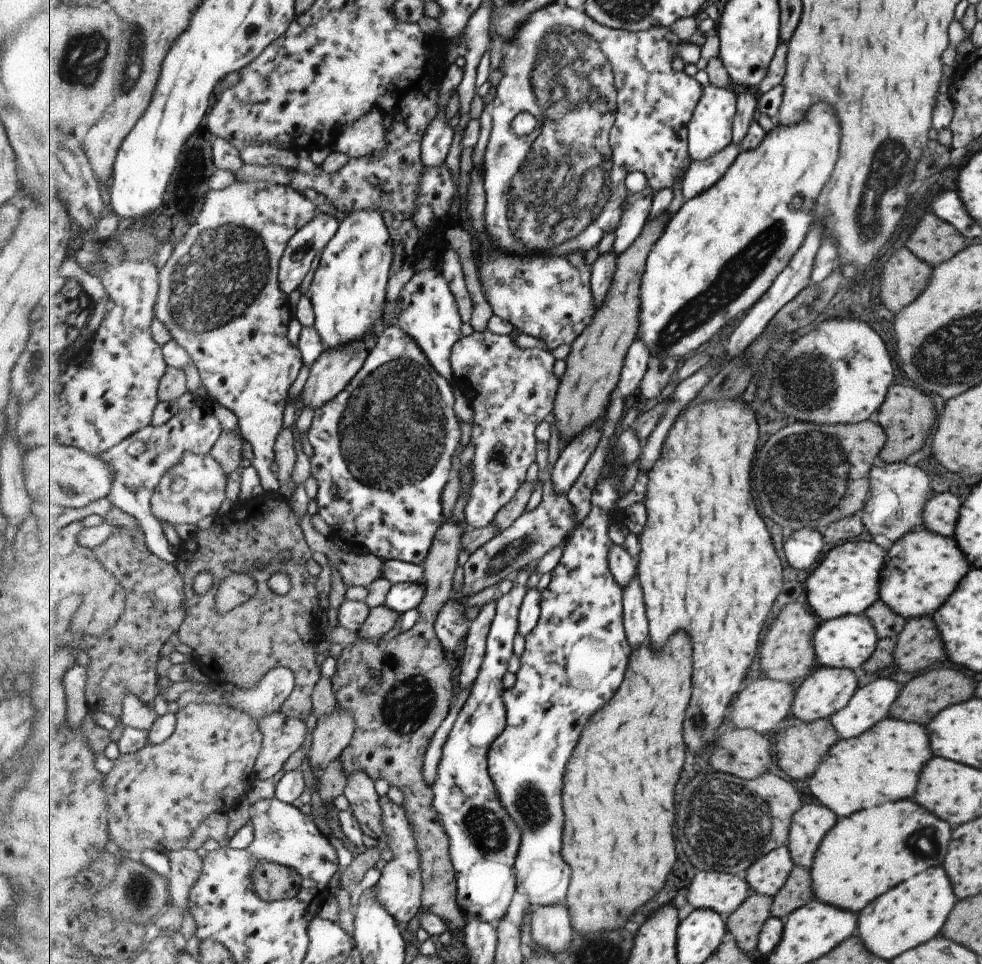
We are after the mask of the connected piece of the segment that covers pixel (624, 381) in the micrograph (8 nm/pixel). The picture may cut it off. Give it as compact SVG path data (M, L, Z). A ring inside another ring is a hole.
M639 337L628 352L626 366L622 370L622 378L618 384L618 391L623 397L631 396L637 388L640 388L646 370L649 368L651 356L651 349Z

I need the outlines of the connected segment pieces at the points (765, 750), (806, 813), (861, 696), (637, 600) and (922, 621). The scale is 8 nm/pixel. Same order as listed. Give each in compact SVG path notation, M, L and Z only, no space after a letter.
M753 729L723 732L712 754L710 762L717 771L747 780L765 775L773 762L769 738Z
M804 804L795 814L787 842L796 865L809 870L817 845L835 824L834 812L819 804Z
M874 678L854 692L853 698L841 710L829 715L827 720L834 725L839 739L850 739L888 716L891 703L897 696L900 685L889 678Z
M637 572L631 584L624 588L625 612L624 624L631 646L637 648L649 640L649 622L646 596Z
M931 617L907 619L895 637L891 666L917 672L944 659L943 654L942 640Z

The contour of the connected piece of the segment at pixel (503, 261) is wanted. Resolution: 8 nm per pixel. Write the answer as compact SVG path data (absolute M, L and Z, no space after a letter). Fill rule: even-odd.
M482 160L480 167L473 168L470 173L466 194L466 216L470 217L470 225L475 230L474 236L478 241L478 276L485 299L495 315L510 322L513 329L542 340L550 350L561 344L571 346L594 322L594 316L598 312L591 286L592 267L587 264L583 253L569 253L563 256L530 253L520 255L496 247L487 232L488 200L483 164Z

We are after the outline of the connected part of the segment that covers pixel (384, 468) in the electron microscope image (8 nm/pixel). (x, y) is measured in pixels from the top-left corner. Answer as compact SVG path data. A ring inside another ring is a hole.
M399 325L390 326L381 332L378 343L374 346L370 356L358 372L358 375L351 381L349 387L340 392L333 400L316 410L316 417L312 427L308 430L308 440L313 446L313 457L311 460L311 475L316 479L319 486L317 497L318 513L327 524L364 524L368 531L363 536L368 538L368 552L385 560L401 559L410 563L423 565L430 548L434 543L435 535L442 527L446 518L443 517L443 506L441 506L441 494L447 482L453 477L451 460L455 456L455 450L461 444L461 424L455 414L455 396L453 396L453 385L431 364L430 358L422 349L422 346L408 332L405 332ZM339 478L347 482L348 488L345 494L339 496Z

